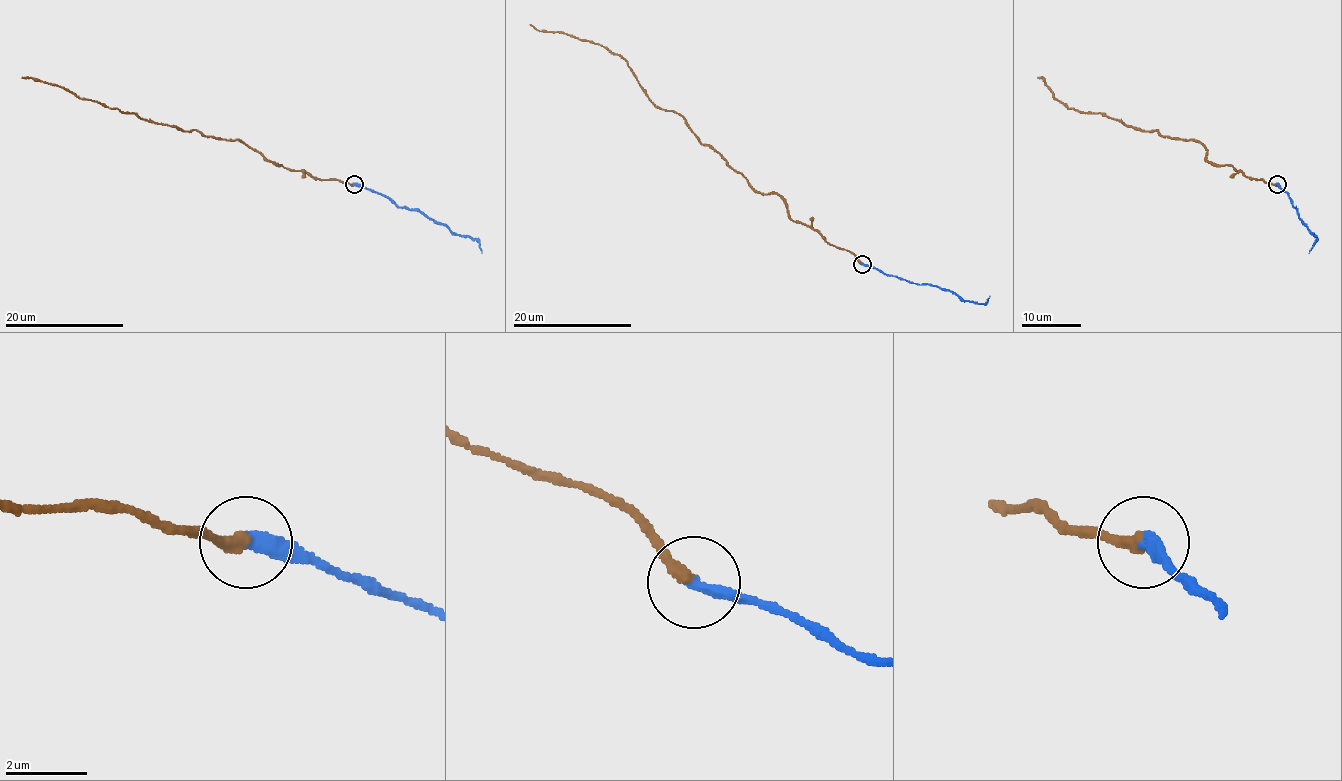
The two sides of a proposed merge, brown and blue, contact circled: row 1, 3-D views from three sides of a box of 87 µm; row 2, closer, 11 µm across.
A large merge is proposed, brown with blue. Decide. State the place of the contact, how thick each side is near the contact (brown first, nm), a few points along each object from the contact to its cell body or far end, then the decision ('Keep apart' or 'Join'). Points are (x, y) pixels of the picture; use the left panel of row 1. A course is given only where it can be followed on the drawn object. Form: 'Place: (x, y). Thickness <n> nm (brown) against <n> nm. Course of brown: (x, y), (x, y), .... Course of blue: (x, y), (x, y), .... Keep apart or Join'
Place: (354, 184). Thickness 320 nm (brown) against 360 nm. Course of brown: (354, 185), (275, 165), (242, 141), (149, 122), (78, 98), (60, 86), (21, 77). Course of blue: (354, 185), (386, 195), (400, 207), (422, 211), (456, 234), (471, 237), (479, 243), (482, 253). Join

